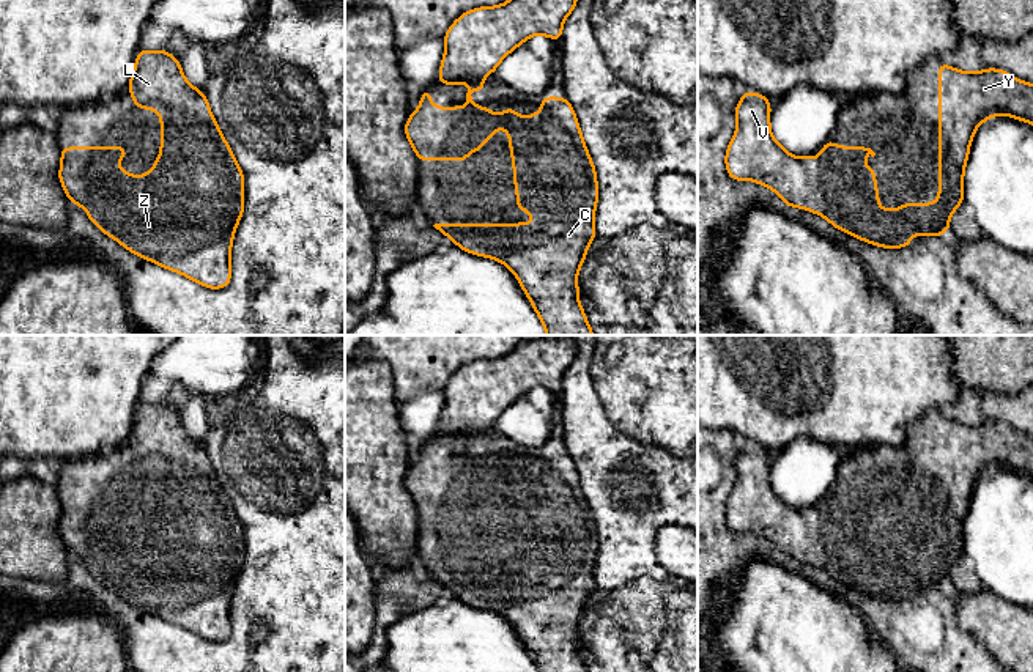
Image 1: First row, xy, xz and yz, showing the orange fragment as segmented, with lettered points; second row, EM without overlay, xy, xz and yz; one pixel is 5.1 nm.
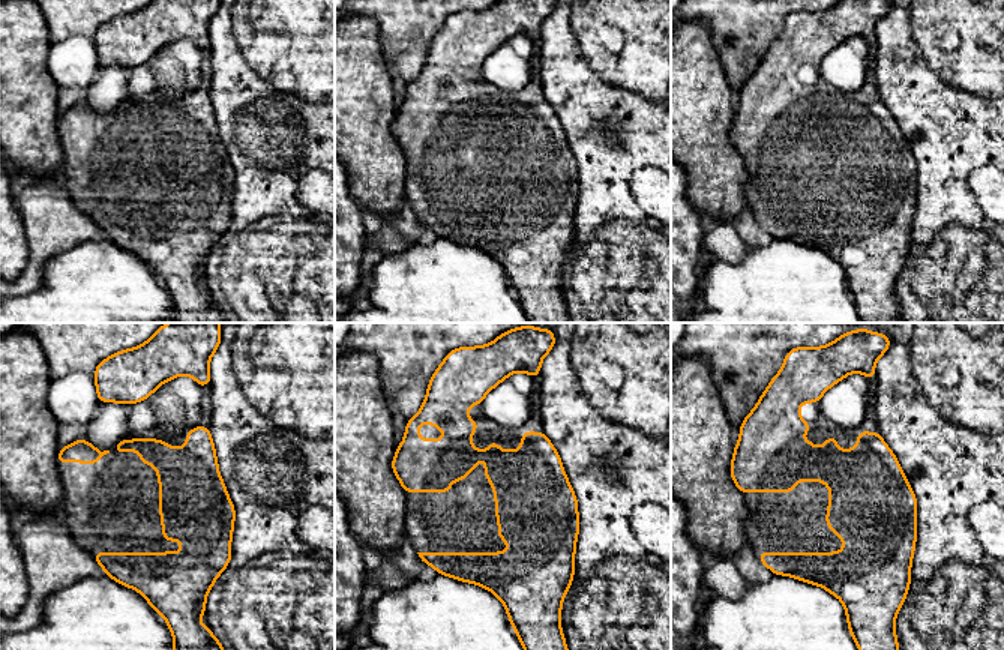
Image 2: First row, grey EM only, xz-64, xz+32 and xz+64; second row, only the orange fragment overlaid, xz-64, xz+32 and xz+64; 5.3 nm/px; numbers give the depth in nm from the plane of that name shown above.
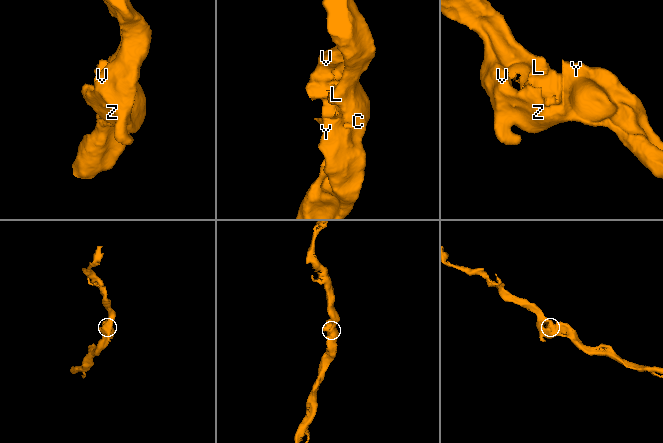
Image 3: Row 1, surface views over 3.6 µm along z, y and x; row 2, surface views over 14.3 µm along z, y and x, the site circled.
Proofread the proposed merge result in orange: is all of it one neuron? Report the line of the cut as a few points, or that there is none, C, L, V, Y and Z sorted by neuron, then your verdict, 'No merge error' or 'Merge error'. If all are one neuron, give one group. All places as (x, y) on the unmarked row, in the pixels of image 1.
No split. Groups: C L V Y Z. No merge error

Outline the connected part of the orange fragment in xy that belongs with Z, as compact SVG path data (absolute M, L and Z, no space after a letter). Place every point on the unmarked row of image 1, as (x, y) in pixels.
M161 401L139 403L128 442L137 461L161 466L161 507L154 519L140 529L117 521L118 510L126 513L126 499L60 499L58 530L69 554L83 559L101 584L143 612L206 641L228 639L231 595L244 565L244 527L203 442L194 441L180 412Z

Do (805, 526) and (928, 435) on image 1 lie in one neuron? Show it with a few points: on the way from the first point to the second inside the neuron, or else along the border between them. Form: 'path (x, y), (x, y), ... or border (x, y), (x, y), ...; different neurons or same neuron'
path (836, 523), (851, 509), (860, 505), (899, 466); same neuron

